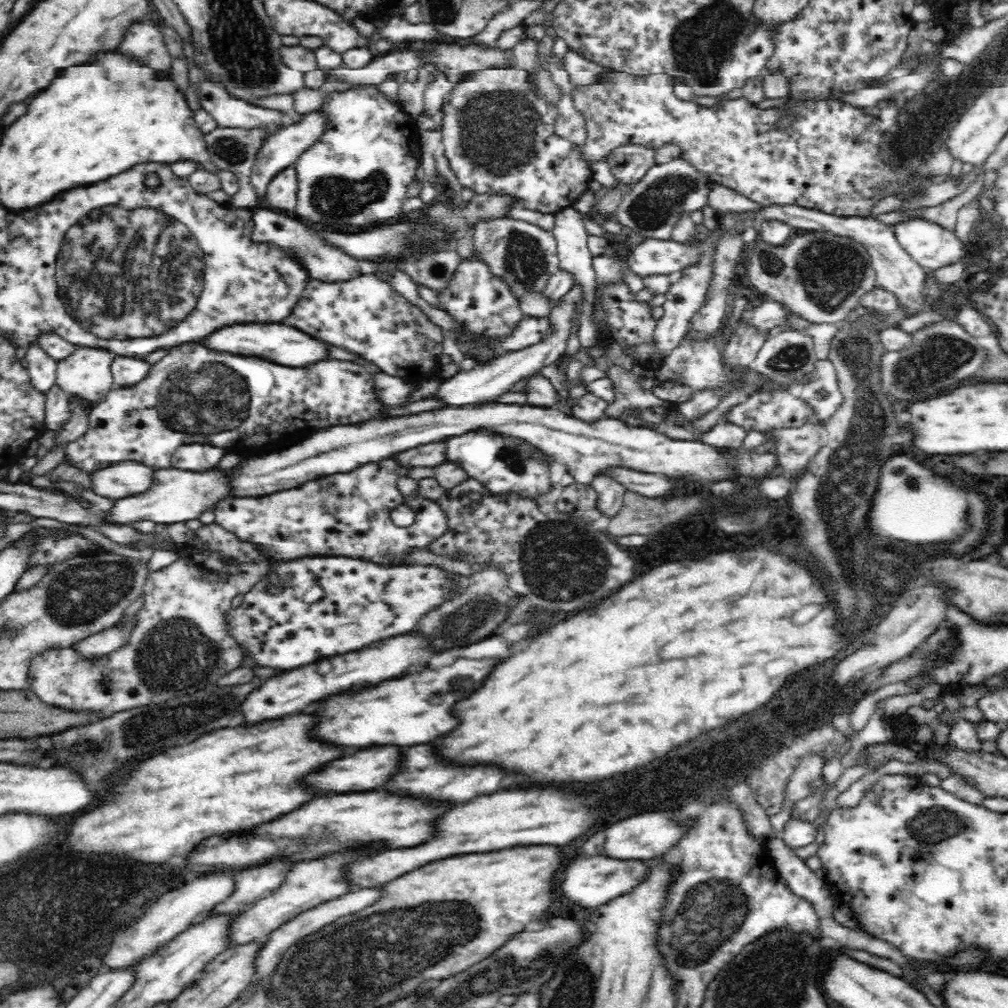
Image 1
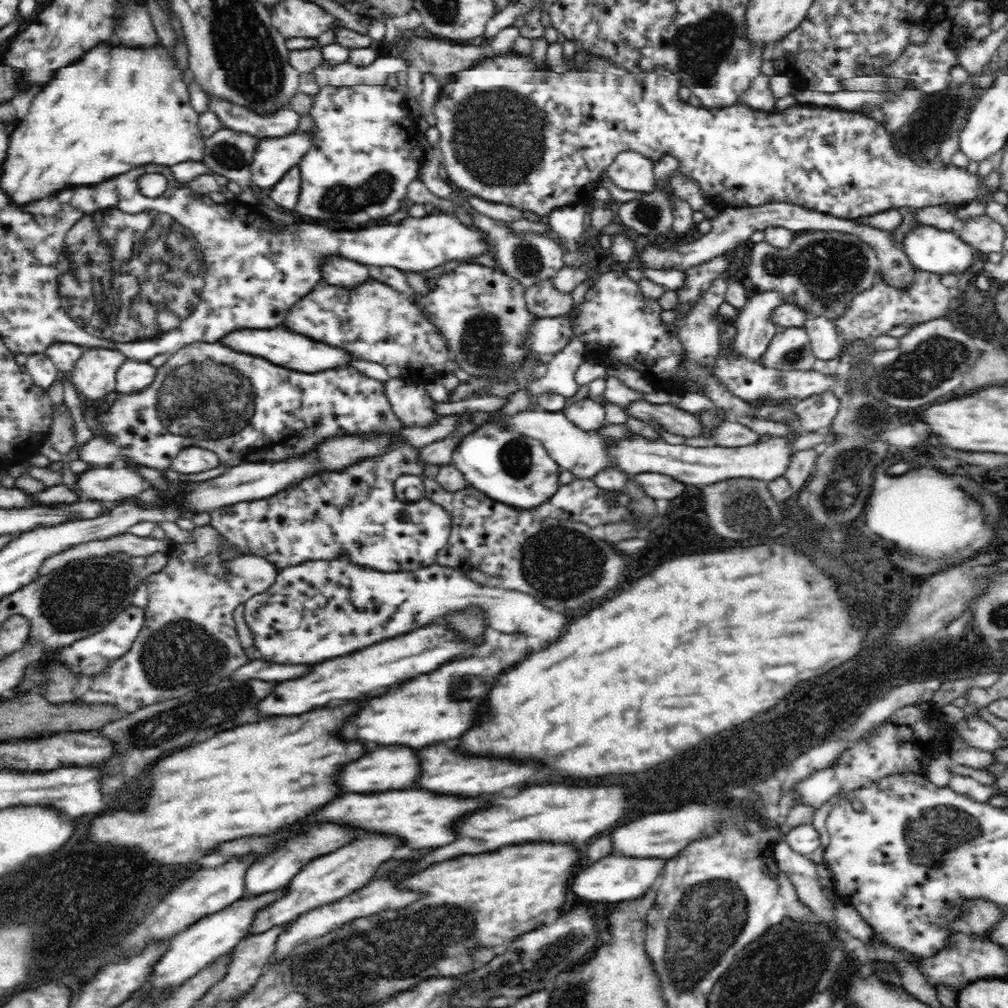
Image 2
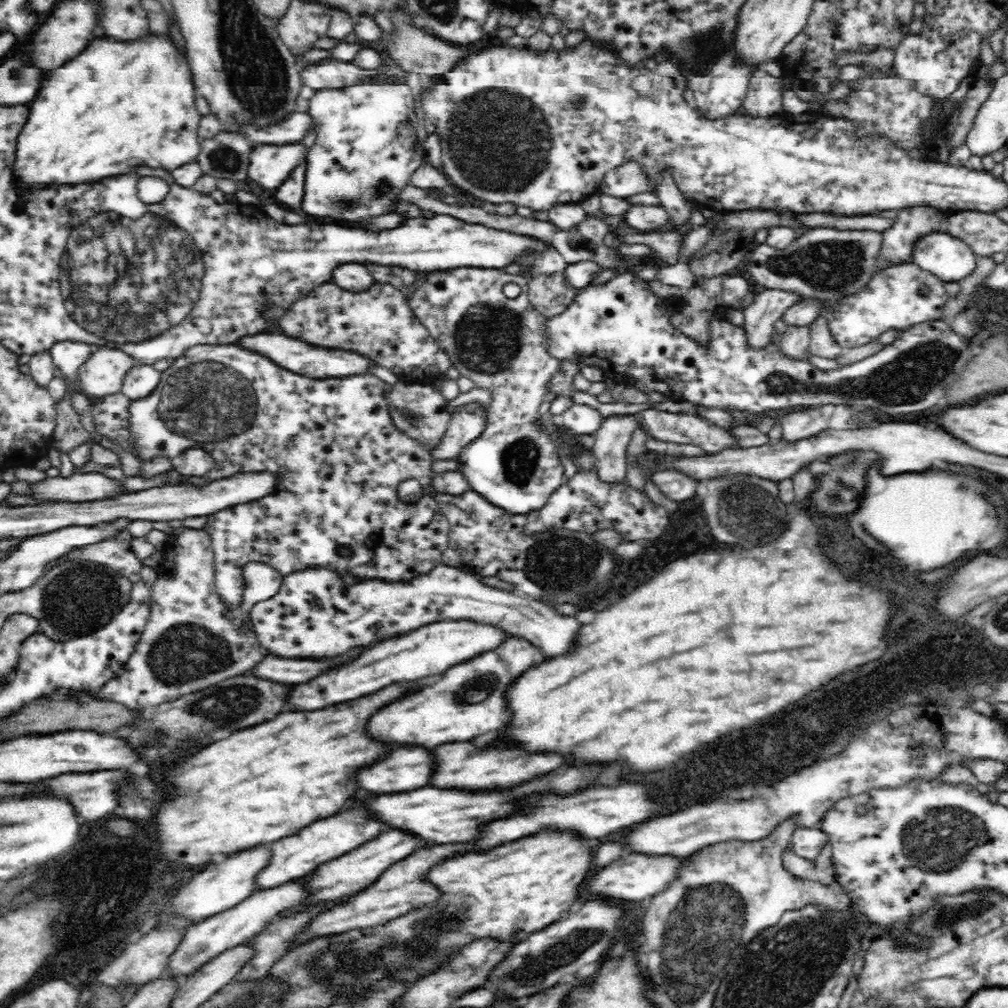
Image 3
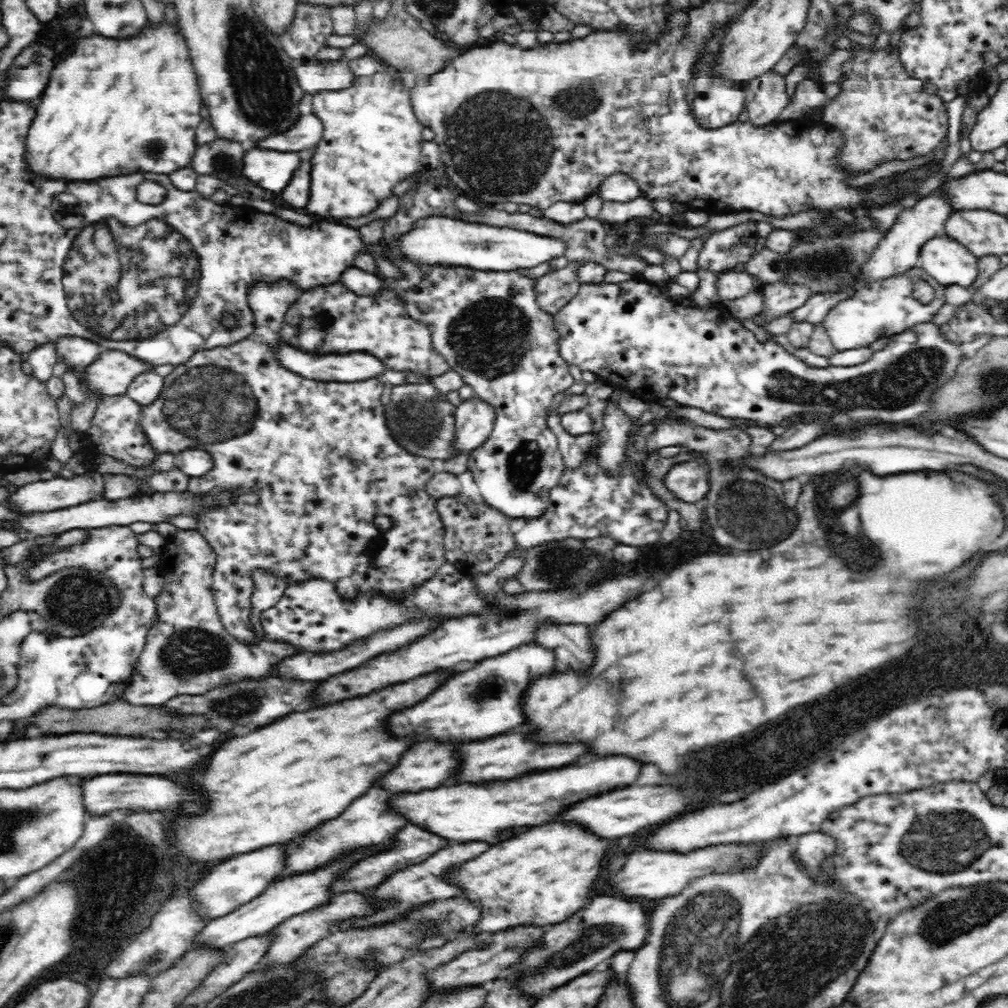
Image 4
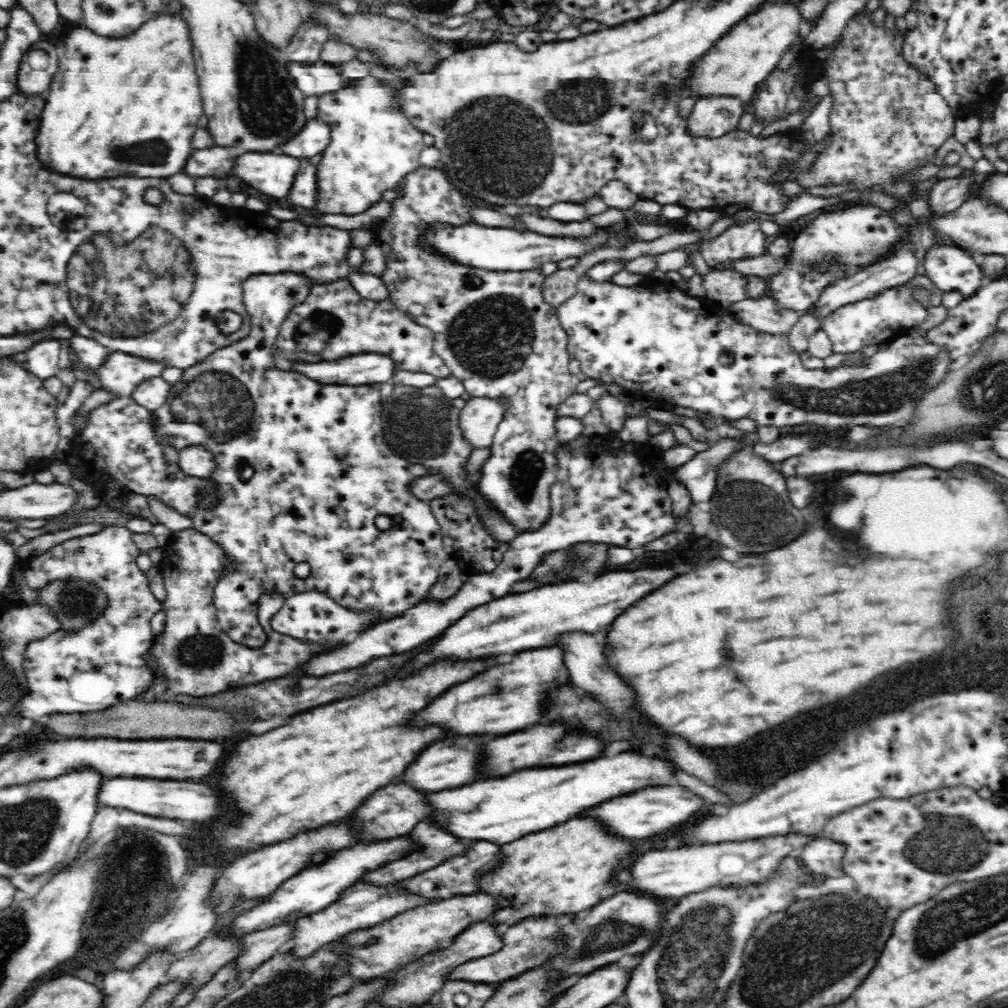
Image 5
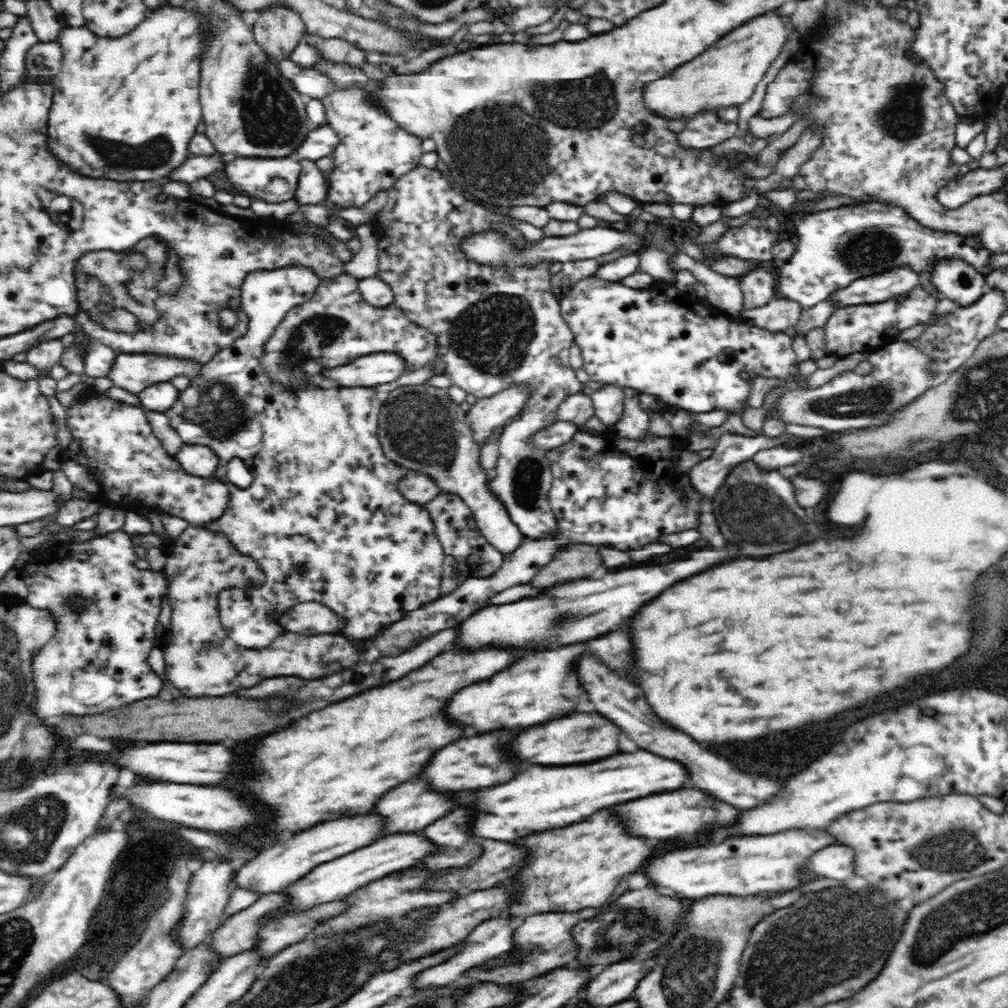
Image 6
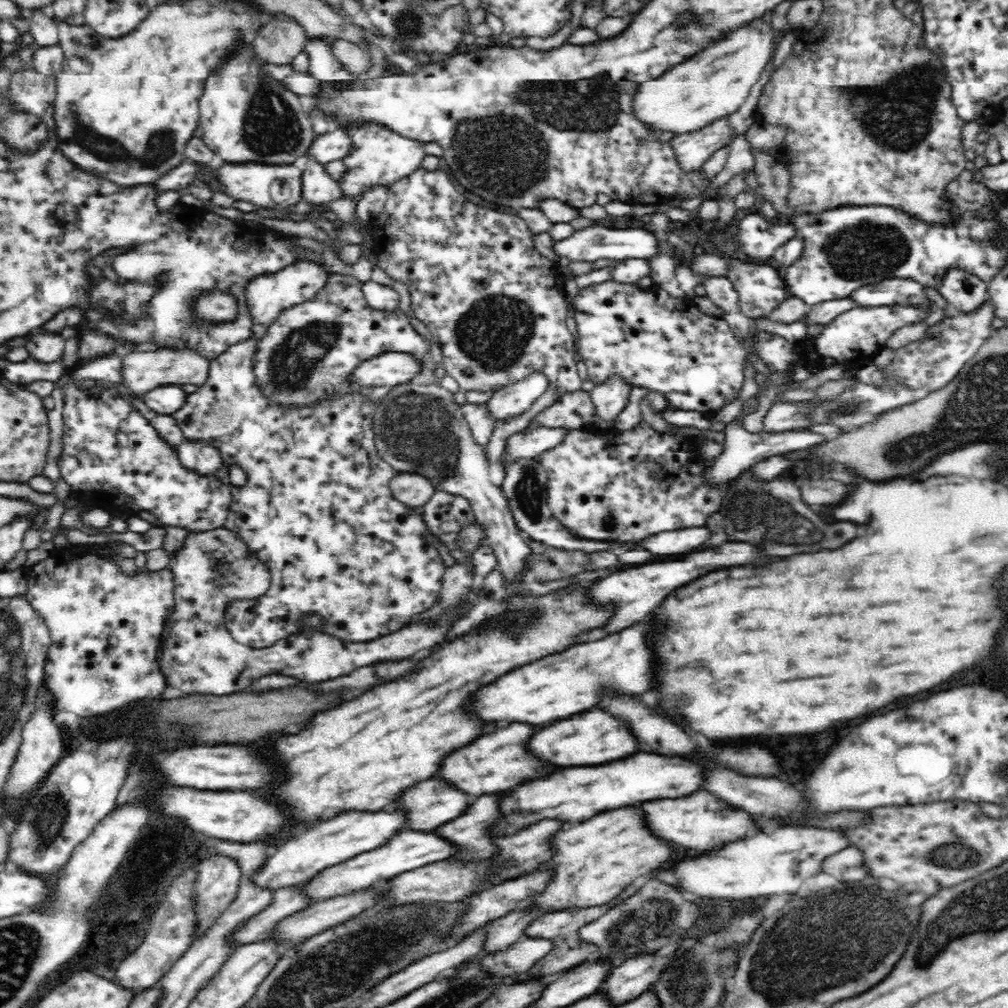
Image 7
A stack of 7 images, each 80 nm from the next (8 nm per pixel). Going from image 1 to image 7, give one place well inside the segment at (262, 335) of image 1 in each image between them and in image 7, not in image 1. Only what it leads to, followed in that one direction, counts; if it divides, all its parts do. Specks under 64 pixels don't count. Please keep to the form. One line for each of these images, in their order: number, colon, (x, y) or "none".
2: (290, 350)
3: (297, 356)
4: (355, 366)
5: (362, 369)
6: (379, 368)
7: (389, 369)

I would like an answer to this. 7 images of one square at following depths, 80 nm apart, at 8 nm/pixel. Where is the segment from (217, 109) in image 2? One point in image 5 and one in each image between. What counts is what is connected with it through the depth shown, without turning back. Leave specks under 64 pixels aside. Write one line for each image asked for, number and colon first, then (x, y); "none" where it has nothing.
3: (294, 129)
4: (308, 130)
5: (315, 136)

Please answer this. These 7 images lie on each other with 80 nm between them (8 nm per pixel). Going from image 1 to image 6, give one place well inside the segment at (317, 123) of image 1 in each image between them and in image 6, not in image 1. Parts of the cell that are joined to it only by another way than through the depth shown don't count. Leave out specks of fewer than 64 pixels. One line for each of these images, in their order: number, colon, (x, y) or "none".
2: (273, 157)
3: (270, 166)
4: (272, 170)
5: (273, 174)
6: (274, 181)

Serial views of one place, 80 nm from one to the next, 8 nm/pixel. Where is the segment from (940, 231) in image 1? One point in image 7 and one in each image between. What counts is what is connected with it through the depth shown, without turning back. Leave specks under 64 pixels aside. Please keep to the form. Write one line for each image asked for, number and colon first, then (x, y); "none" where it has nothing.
2: (931, 249)
3: (950, 259)
4: (949, 262)
5: (950, 268)
6: (956, 280)
7: (965, 293)

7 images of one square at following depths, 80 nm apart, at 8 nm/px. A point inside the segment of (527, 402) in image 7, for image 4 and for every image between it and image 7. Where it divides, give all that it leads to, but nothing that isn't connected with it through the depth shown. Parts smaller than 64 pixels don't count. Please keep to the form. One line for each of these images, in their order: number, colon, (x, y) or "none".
4: (475, 419)
5: (479, 420)
6: (489, 413)

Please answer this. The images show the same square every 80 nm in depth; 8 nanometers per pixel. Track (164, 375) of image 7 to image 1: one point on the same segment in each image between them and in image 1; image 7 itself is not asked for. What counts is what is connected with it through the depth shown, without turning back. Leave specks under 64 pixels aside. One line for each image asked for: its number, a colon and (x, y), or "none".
1: (86, 373)
2: (94, 374)
3: (102, 373)
4: (112, 373)
5: (121, 373)
6: (132, 372)

